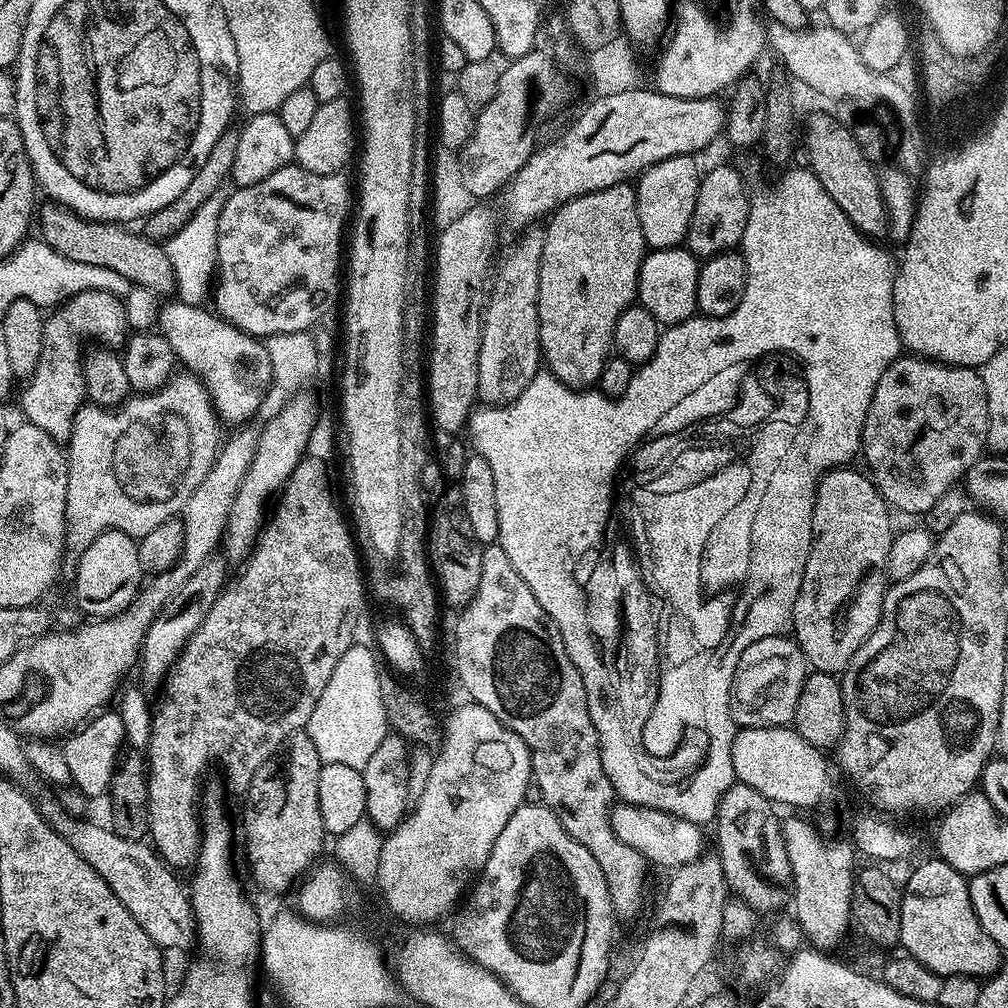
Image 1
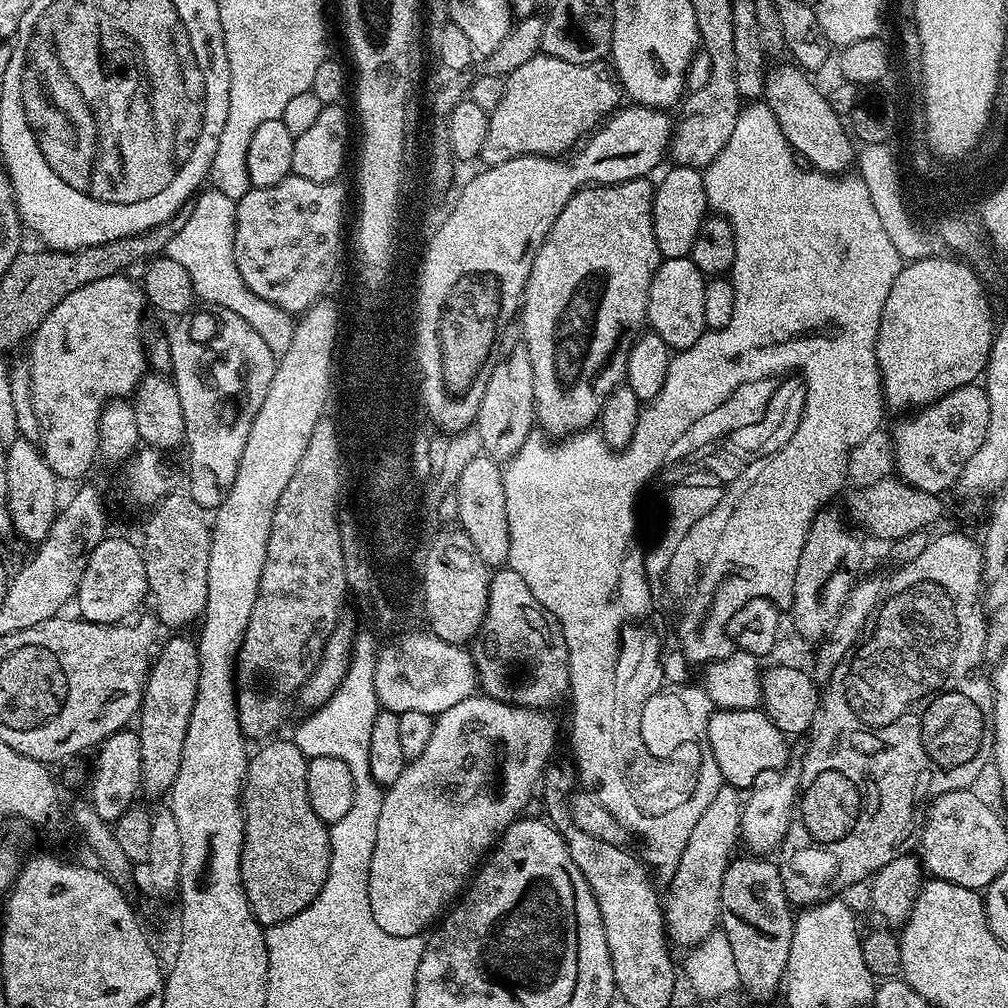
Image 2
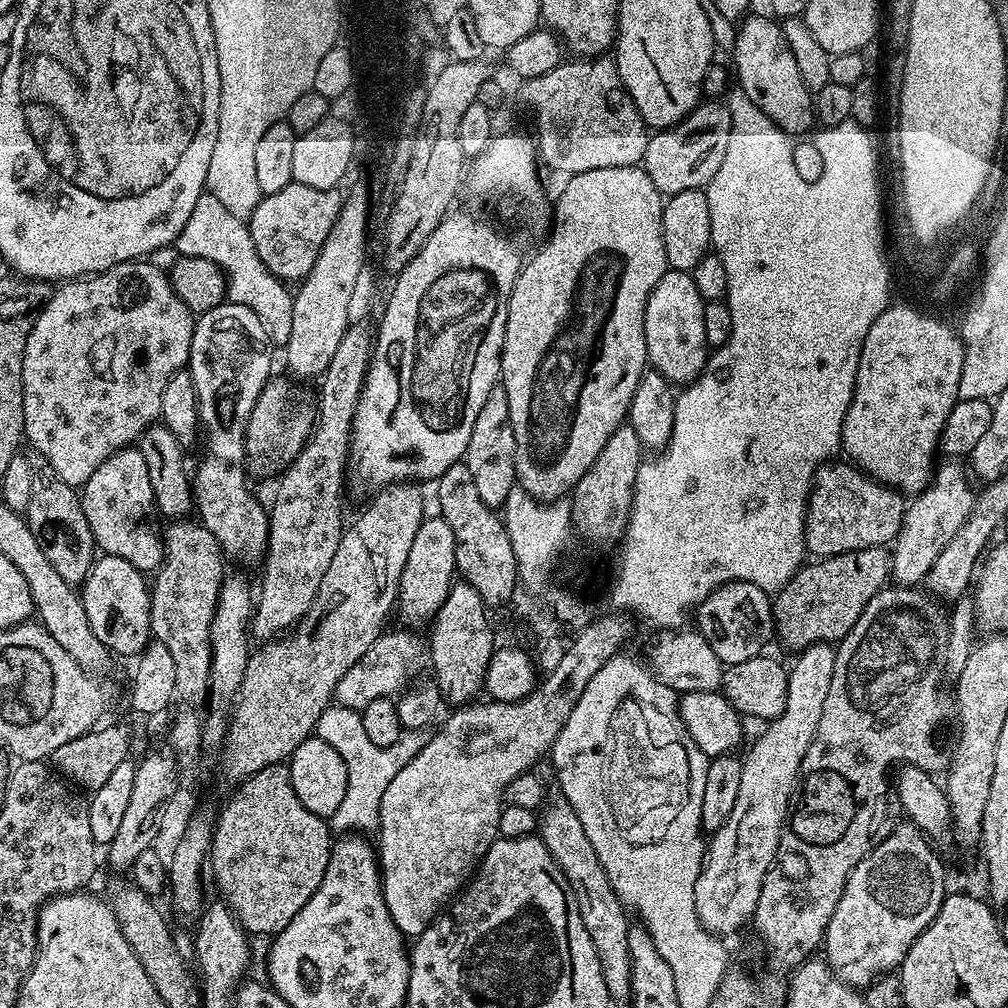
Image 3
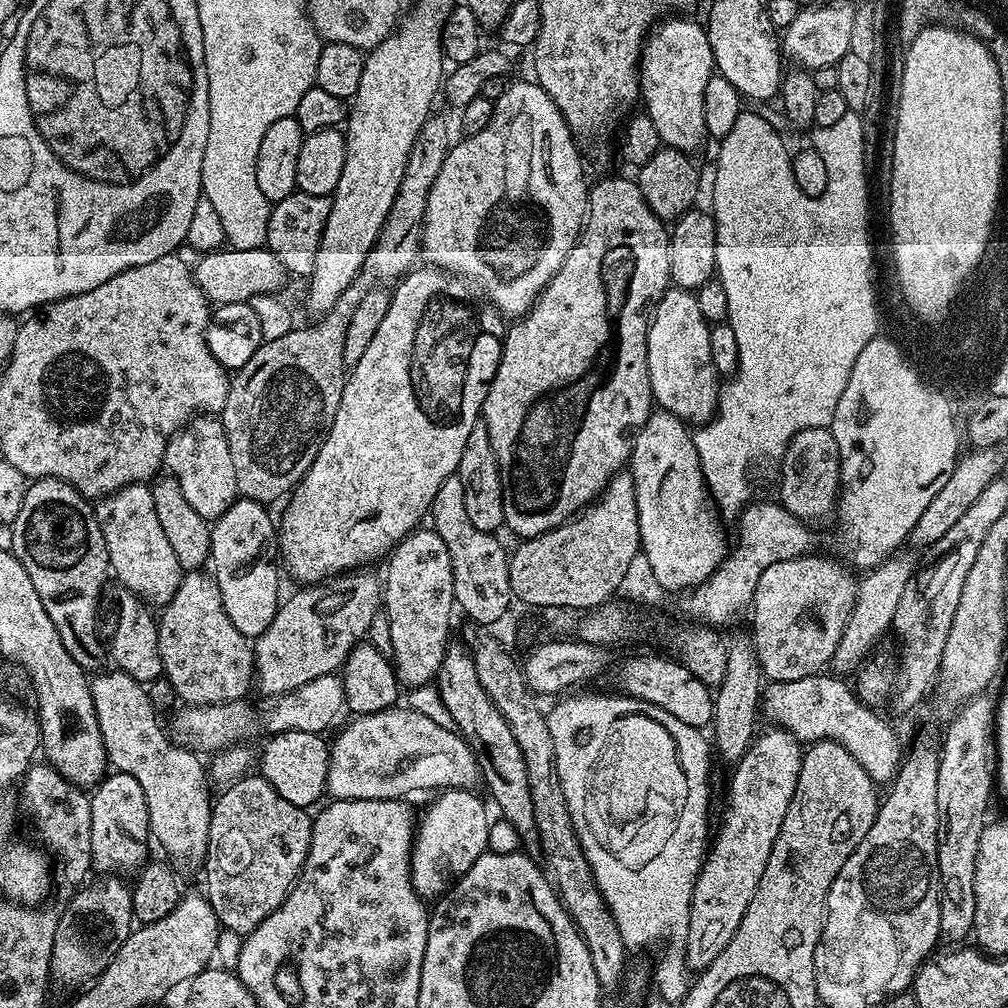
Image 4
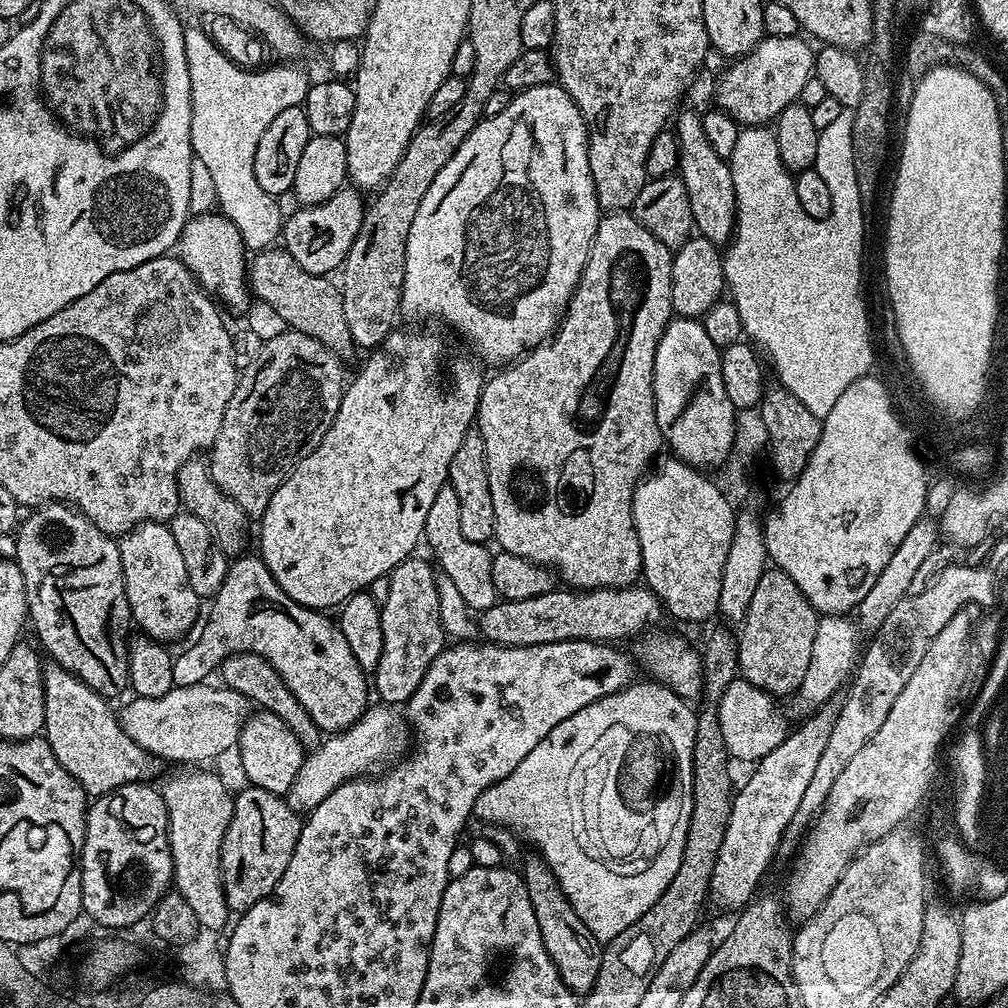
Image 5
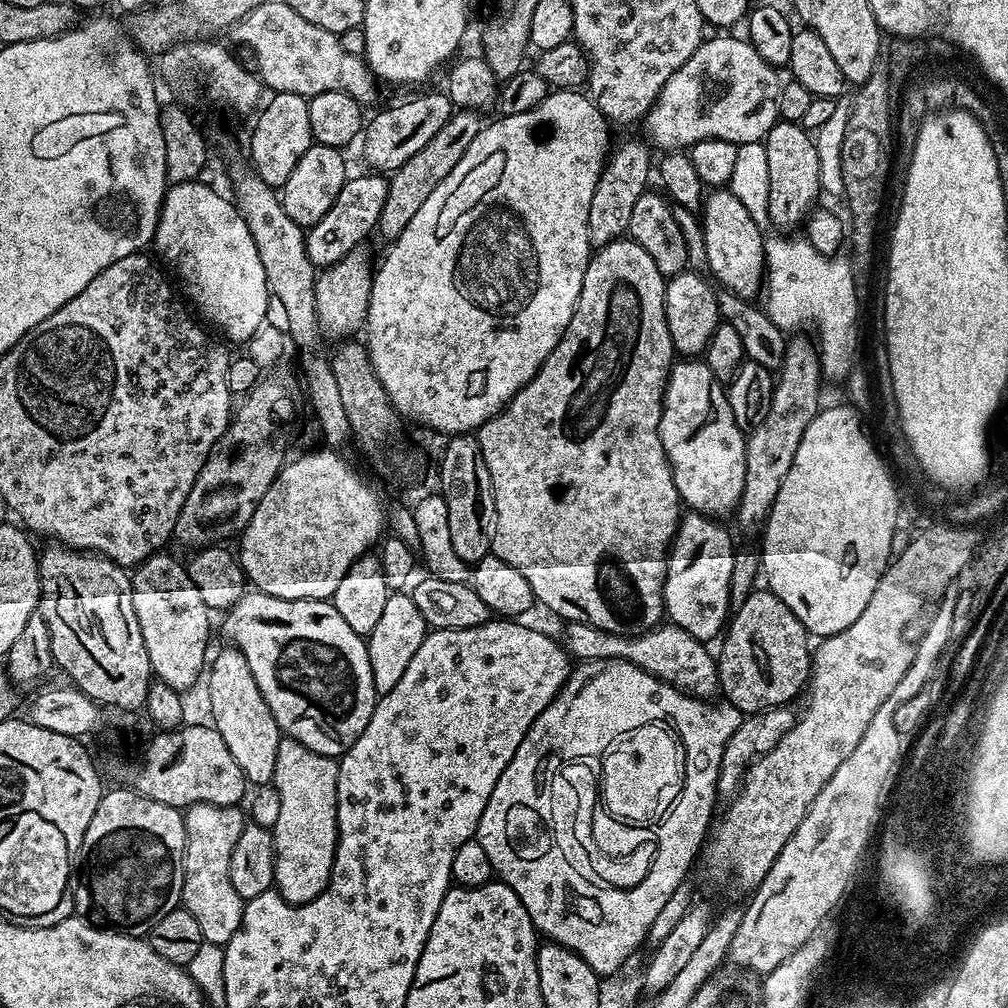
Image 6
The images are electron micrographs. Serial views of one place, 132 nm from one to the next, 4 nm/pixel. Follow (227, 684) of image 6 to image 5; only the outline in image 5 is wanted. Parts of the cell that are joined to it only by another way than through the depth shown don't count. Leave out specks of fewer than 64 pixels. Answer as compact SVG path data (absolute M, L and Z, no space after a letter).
M263 710L253 711L245 719L238 741L239 752L240 768L248 779L245 781L253 788L270 790L275 796L284 796L291 790L306 757L306 749L294 738L294 730L290 730L282 718Z

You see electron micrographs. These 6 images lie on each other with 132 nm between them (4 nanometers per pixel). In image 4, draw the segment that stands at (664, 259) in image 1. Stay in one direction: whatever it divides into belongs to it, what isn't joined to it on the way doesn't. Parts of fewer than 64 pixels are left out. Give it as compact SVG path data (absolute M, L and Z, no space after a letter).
M672 286L656 301L648 326L648 369L653 401L663 411L674 414L689 426L707 424L716 415L722 380L714 366L714 358L710 358L710 322L702 318L702 310L698 310L695 291Z

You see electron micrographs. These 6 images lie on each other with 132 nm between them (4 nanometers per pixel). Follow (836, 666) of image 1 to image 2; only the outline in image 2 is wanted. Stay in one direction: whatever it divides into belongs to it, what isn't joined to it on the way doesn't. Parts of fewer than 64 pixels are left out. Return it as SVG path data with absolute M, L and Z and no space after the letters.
M825 507L816 513L814 522L806 534L798 566L790 576L790 596L792 592L792 624L804 640L819 641L828 631L838 607L832 595L843 598L852 591L854 575L864 560L864 548L860 540L844 525L844 520L832 509Z

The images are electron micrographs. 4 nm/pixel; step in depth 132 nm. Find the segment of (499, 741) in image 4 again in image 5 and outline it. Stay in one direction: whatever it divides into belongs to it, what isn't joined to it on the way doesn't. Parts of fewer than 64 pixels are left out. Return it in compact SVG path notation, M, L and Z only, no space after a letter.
M531 854L524 860L522 875L524 885L530 894L530 906L534 906L534 914L538 918L538 930L542 930L542 942L566 986L571 992L587 994L594 986L594 978L598 978L598 966L602 966L602 944L586 930L586 922L574 914L574 906L562 894L550 866L543 856Z

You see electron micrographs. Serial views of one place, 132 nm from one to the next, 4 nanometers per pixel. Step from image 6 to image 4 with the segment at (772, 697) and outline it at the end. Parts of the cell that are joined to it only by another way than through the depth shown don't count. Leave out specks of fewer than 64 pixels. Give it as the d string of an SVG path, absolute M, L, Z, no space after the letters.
M801 554L785 560L773 560L765 563L761 567L764 569L761 572L759 569L755 577L750 601L752 607L750 639L752 645L756 647L760 671L769 681L797 680L821 675L831 665L834 650L838 650L838 642L842 638L842 630L846 630L846 622L852 617L858 587L857 577L852 577L853 569L845 566L839 559L827 560L824 556L816 555Z

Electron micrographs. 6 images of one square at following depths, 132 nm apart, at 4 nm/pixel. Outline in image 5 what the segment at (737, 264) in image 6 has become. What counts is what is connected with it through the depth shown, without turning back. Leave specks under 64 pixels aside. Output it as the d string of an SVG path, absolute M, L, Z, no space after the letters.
M682 112L675 117L674 131L680 151L678 175L688 191L692 222L699 235L718 246L724 246L731 241L732 234L736 231L736 195L732 165L714 151L714 146L710 146L706 130L702 130L701 113Z

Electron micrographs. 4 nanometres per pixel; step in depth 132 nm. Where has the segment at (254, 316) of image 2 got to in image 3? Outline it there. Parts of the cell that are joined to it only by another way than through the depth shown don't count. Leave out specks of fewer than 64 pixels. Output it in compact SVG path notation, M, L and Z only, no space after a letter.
M202 195L198 198L198 206L194 206L194 211L190 213L186 226L182 226L182 234L178 234L174 248L181 256L206 258L223 269L227 280L227 299L258 314L262 330L266 330L268 335L269 345L287 345L294 319L293 293L289 285L278 279L262 262L262 258L258 258L258 250L254 250L254 242L245 221L234 218L234 214L230 214L230 210L226 210L218 198Z

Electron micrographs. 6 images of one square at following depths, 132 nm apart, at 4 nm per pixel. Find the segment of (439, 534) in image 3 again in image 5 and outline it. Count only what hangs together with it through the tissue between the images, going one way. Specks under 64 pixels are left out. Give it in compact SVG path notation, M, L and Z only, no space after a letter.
M409 558L392 569L390 580L390 594L380 610L382 618L382 658L378 660L378 666L374 673L374 692L388 706L407 705L408 699L422 686L422 678L426 678L426 670L430 670L430 664L438 654L446 647L446 637L442 618L438 614L438 586L433 569L428 569L429 561Z

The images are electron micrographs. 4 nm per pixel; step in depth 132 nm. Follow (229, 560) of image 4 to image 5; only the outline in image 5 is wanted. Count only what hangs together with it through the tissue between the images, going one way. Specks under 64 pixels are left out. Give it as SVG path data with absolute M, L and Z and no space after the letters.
M240 555L229 563L226 578L211 601L212 613L209 614L204 629L203 624L199 629L200 637L189 646L189 656L194 660L208 660L212 652L258 654L270 662L270 666L274 666L290 694L294 694L294 698L302 704L302 710L306 710L306 714L320 727L321 733L346 731L370 707L370 680L362 670L358 658L354 658L350 645L346 642L346 634L342 634L339 623L333 617L332 620L328 617L331 615L315 608L304 608L290 599L278 586L278 582L274 582L270 570L259 555L250 555Z

